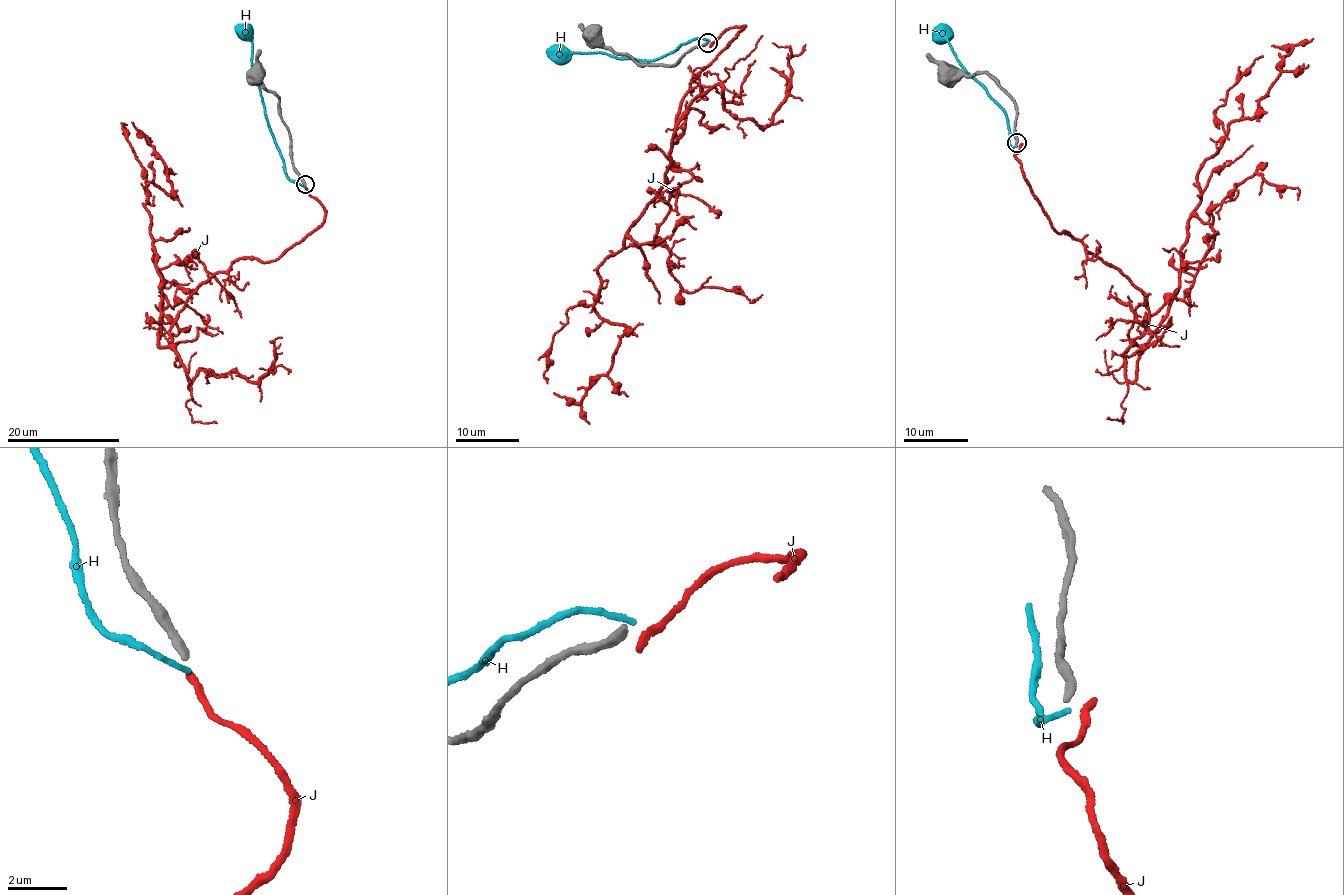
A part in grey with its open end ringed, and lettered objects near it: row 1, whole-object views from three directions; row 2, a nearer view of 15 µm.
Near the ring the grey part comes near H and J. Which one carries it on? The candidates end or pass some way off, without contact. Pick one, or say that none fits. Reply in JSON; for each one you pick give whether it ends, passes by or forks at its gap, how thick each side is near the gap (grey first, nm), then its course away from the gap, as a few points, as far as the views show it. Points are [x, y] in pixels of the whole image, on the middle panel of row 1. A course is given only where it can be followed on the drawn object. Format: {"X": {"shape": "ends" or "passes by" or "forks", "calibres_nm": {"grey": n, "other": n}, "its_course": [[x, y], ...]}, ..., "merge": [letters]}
{"J": {"shape": "ends", "calibres_nm": {"grey": 320, "other": 280}, "its_course": [[709, 44], [745, 25], [597, 268], [625, 326], [608, 371], [554, 392]]}, "merge": ["J"]}

